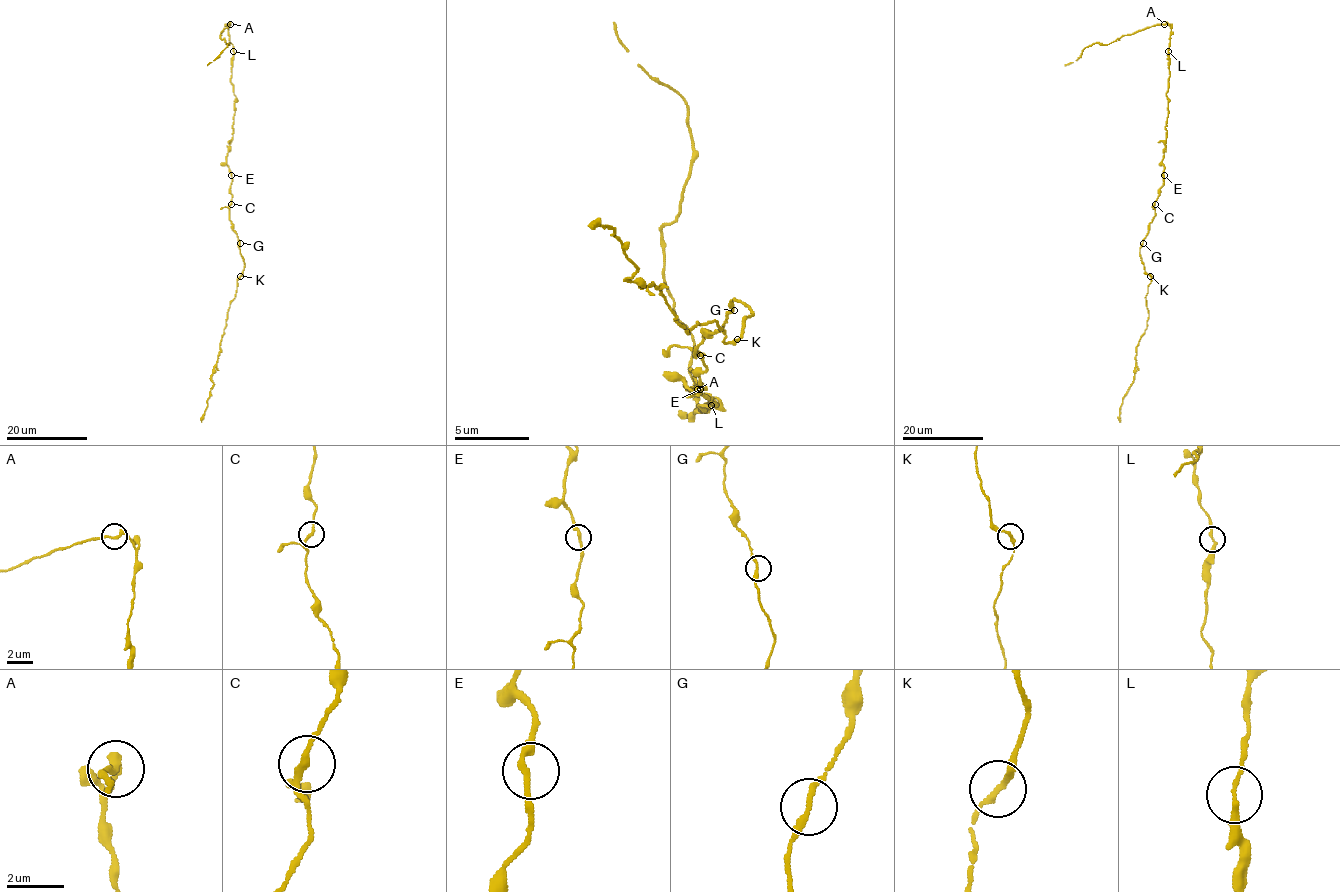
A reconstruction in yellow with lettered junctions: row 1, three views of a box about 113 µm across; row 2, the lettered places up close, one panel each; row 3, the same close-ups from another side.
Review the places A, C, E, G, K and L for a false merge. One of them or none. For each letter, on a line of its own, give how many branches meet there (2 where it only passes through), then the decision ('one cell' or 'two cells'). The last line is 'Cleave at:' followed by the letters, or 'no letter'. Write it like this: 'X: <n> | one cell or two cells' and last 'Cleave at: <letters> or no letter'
A: 2 | one cell
C: 2 | one cell
E: 2 | one cell
G: 2 | one cell
K: 2 | one cell
L: 2 | one cell
Cleave at: no letter

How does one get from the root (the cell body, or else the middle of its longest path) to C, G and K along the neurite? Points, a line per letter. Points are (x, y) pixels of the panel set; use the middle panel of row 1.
C: (697, 389), (700, 385), (704, 389), (697, 374), (704, 370), (704, 359), (700, 355)
G: (697, 389), (700, 385), (704, 389), (697, 374), (704, 370), (704, 359), (693, 351), (693, 355), (734, 310)
K: (697, 389), (704, 389), (697, 374), (704, 359), (693, 351), (727, 322), (734, 299), (753, 314), (738, 340)

